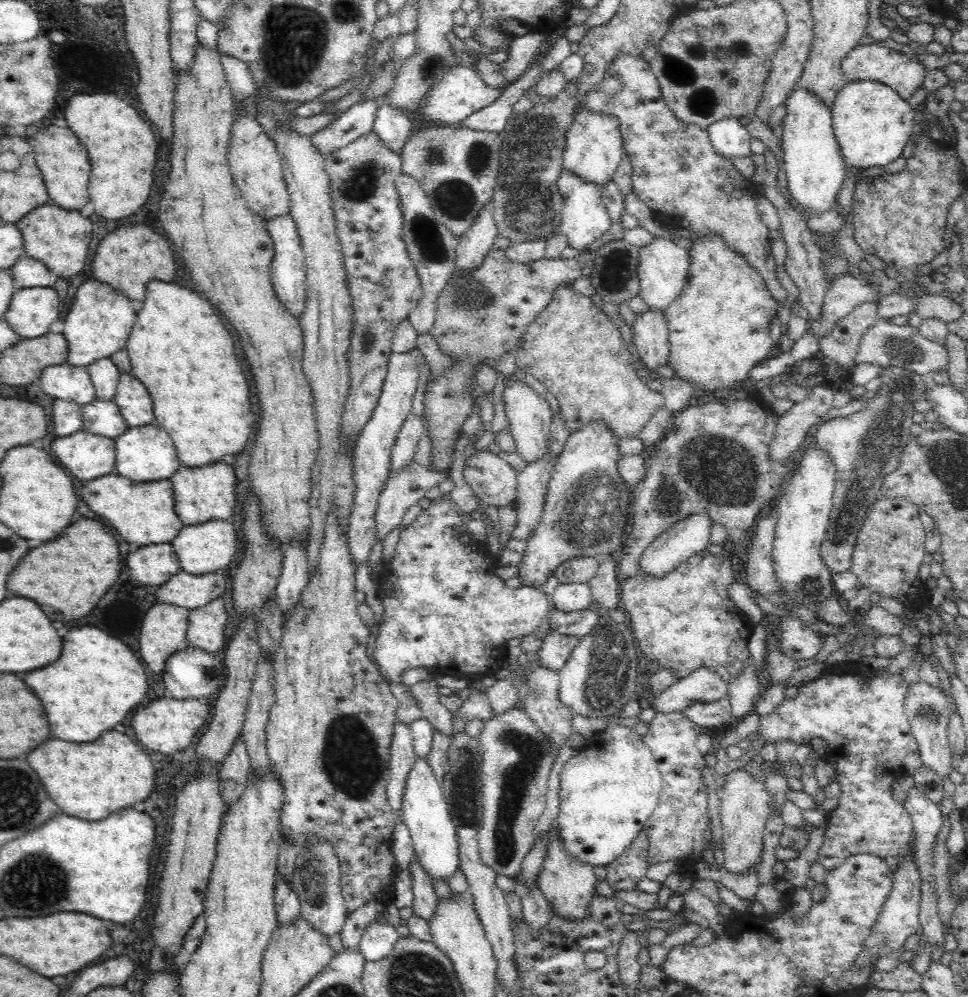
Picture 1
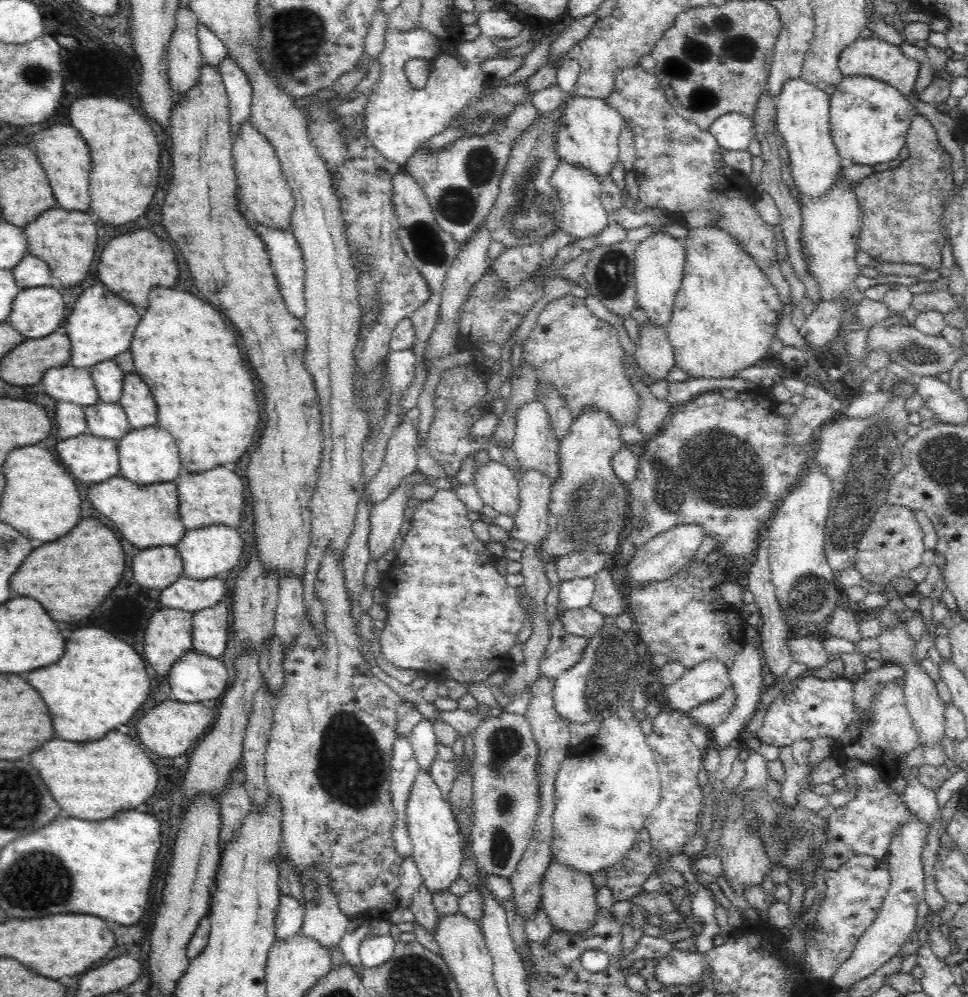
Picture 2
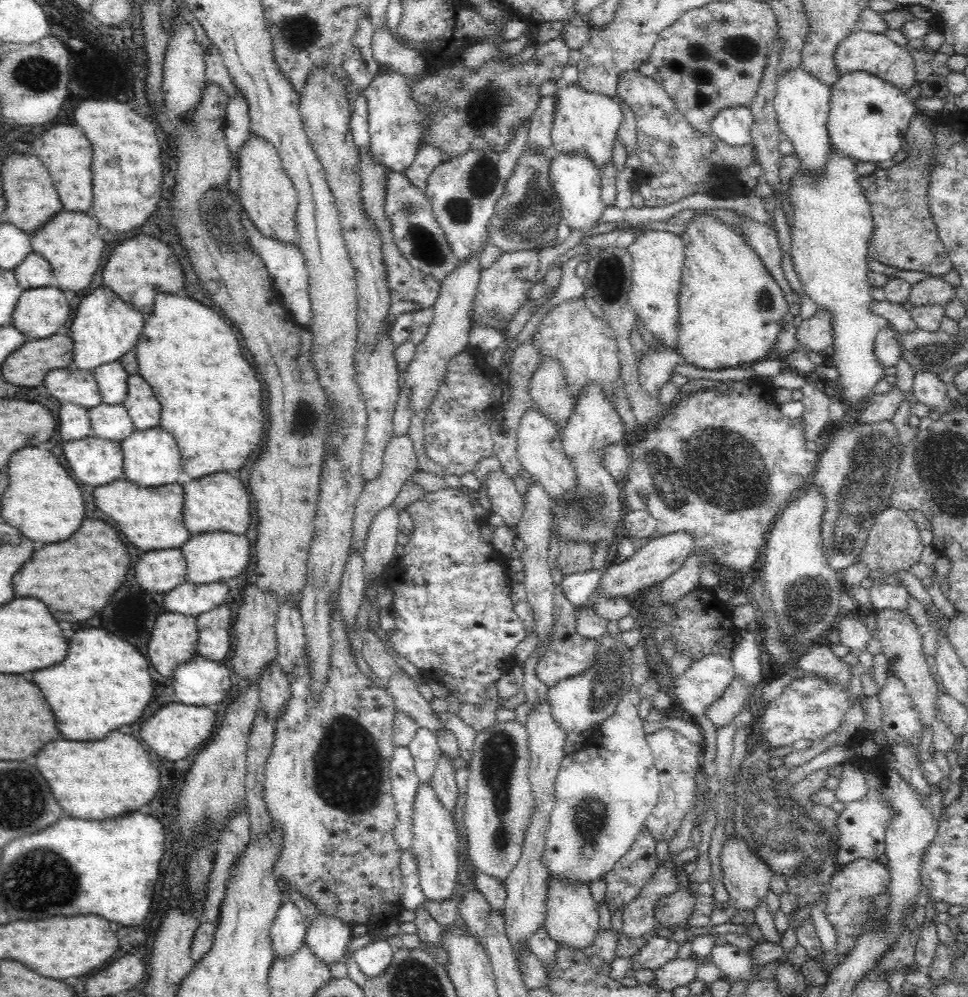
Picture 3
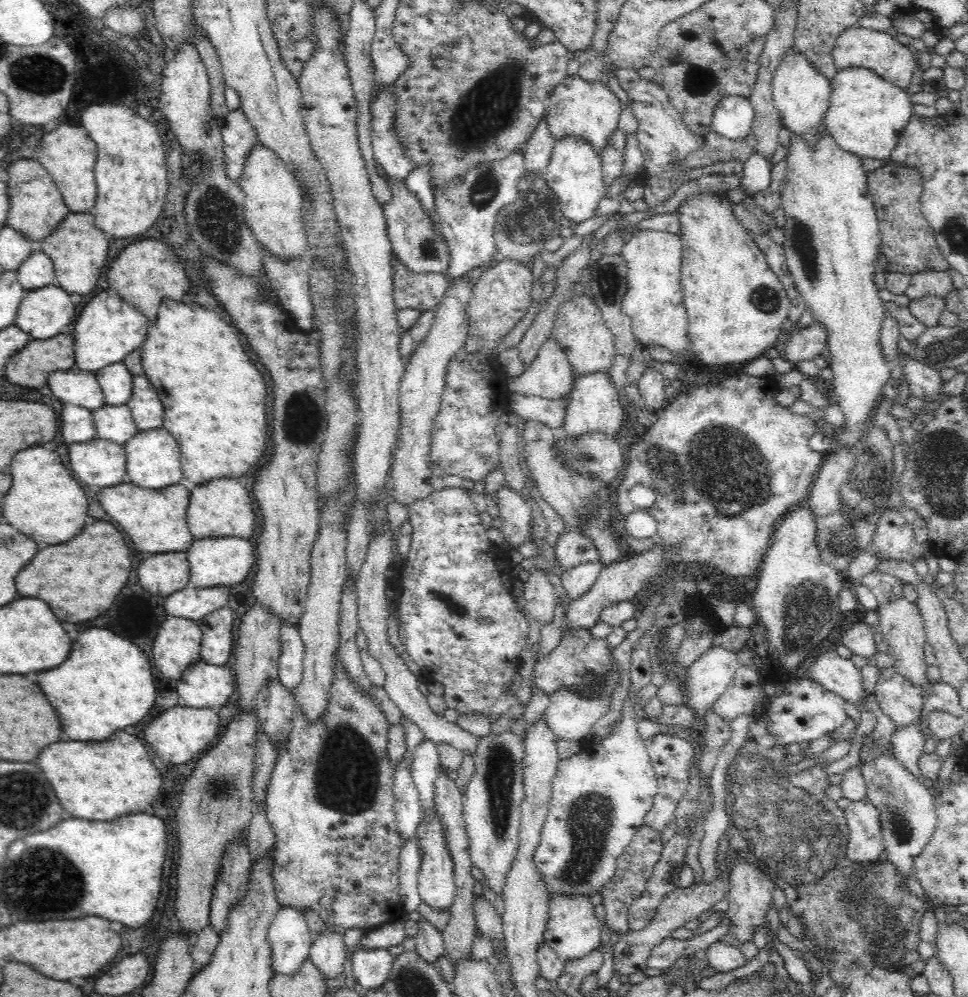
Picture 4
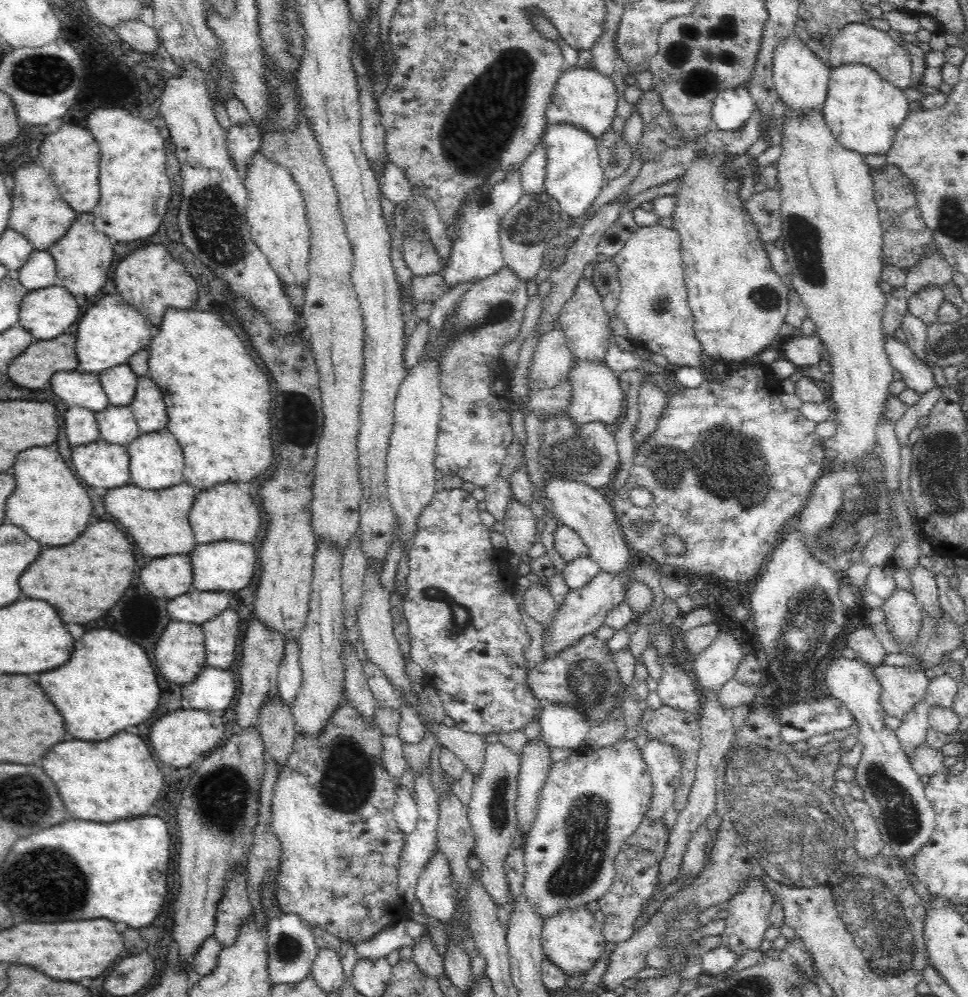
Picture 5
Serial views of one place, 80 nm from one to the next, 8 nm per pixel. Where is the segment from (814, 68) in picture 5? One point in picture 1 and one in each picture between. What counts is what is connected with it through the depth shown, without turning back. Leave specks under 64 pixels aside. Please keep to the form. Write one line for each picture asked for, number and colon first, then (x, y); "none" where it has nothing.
1: (812, 165)
2: (803, 118)
3: (802, 103)
4: (801, 94)

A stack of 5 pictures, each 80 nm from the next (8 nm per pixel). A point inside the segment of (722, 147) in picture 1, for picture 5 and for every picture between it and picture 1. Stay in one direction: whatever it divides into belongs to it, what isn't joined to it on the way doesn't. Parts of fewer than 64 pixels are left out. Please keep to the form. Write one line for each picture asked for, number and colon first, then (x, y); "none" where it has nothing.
2: (732, 131)
3: (732, 125)
4: (733, 116)
5: (731, 108)

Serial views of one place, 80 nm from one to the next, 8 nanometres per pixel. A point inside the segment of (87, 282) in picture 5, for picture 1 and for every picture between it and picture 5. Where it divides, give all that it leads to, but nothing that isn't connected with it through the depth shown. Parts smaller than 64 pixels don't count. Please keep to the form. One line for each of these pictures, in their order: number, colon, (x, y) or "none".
1: (59, 238)
2: (65, 240)
3: (70, 242)
4: (76, 247)

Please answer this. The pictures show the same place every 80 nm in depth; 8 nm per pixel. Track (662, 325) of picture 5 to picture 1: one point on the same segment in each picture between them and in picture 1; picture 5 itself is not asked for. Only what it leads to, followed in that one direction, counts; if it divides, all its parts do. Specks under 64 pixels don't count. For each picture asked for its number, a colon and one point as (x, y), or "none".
1: (663, 268)
2: (659, 266)
3: (659, 257)
4: (653, 300)

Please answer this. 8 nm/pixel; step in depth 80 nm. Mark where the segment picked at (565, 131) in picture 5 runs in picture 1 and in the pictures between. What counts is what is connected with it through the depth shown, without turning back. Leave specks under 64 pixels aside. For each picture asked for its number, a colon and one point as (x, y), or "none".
1: (585, 220)
2: (584, 216)
3: (577, 182)
4: (574, 173)

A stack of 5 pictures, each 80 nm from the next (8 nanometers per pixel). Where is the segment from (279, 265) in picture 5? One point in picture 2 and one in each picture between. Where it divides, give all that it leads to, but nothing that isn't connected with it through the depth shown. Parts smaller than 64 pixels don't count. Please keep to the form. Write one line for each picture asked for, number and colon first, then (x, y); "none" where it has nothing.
2: (262, 189)
3: (266, 193)
4: (273, 205)

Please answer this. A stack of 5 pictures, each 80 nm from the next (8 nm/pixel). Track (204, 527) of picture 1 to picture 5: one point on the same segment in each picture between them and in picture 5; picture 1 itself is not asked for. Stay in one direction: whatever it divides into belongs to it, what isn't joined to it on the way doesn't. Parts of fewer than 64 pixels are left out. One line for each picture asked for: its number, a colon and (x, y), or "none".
2: (208, 552)
3: (214, 556)
4: (226, 560)
5: (227, 565)

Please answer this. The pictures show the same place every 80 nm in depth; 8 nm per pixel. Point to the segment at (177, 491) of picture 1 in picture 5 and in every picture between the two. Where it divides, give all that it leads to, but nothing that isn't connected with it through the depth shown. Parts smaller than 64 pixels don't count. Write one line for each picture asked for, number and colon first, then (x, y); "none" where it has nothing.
2: (211, 497)
3: (219, 502)
4: (222, 507)
5: (224, 512)

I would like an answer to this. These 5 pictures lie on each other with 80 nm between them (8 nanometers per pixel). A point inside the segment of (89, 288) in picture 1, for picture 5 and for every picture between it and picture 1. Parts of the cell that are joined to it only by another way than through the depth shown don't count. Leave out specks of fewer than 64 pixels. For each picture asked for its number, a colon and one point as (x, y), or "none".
2: (100, 326)
3: (104, 327)
4: (102, 337)
5: (111, 331)

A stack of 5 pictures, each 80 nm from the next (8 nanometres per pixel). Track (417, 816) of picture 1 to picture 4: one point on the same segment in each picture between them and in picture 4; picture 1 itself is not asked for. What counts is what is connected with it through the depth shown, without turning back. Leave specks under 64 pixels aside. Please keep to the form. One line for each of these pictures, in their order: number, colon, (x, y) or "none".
2: (437, 843)
3: (434, 845)
4: (436, 883)

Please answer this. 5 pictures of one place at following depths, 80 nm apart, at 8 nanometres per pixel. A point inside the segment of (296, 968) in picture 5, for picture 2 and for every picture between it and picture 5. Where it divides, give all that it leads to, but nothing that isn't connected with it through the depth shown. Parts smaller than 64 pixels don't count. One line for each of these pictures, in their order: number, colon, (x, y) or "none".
2: (288, 920)
3: (288, 929)
4: (290, 938)

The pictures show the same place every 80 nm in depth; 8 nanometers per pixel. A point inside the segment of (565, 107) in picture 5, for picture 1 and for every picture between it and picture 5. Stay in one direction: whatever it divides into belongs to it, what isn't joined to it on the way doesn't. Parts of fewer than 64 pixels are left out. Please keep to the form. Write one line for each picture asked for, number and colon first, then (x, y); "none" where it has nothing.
1: (593, 149)
2: (588, 134)
3: (583, 122)
4: (583, 109)

